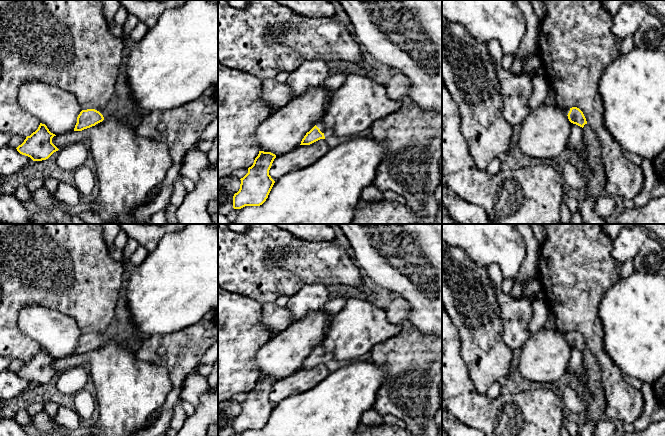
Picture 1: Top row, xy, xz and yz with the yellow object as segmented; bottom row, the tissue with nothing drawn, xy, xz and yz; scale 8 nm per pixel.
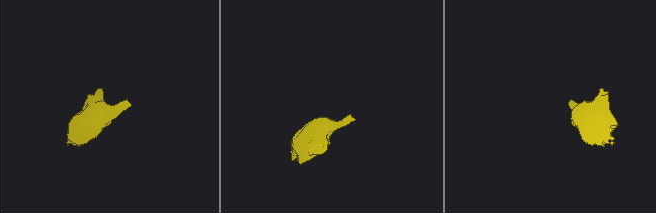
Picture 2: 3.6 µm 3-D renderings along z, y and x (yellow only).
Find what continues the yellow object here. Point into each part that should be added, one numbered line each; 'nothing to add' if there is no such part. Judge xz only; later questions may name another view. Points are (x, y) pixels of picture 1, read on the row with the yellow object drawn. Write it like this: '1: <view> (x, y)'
1: xz (328, 132)

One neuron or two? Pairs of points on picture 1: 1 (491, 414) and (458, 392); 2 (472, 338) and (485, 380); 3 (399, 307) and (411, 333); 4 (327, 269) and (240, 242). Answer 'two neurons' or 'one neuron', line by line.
1: one neuron
2: one neuron
3: one neuron
4: one neuron

